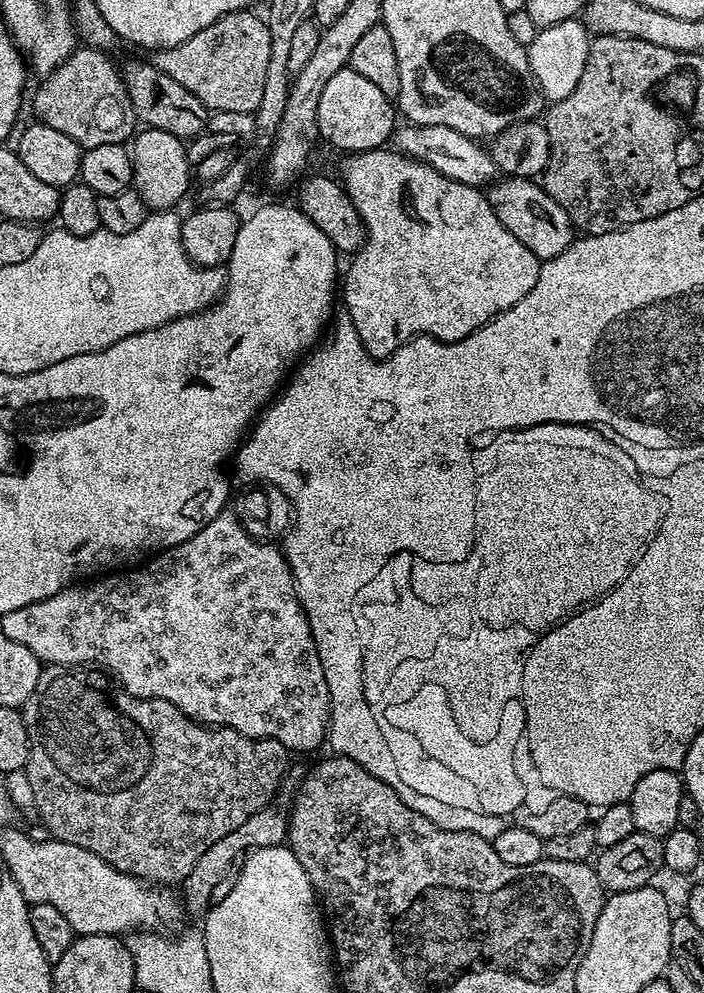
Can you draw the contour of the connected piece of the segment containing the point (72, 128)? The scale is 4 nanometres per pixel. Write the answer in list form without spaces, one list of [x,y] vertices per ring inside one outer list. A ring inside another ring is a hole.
[[[77,47],[49,76],[39,81],[40,86],[32,96],[35,119],[66,134],[66,138],[74,138],[81,149],[131,141],[138,121],[126,94],[121,69],[112,65],[112,59],[109,53],[96,48]]]

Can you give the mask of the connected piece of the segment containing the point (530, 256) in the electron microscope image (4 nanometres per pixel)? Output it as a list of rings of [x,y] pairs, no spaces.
[[[388,146],[369,152],[358,152],[349,155],[345,160],[348,161],[344,164],[342,183],[346,194],[350,194],[350,202],[354,202],[364,223],[364,245],[351,257],[352,265],[349,266],[348,273],[345,276],[343,273],[342,304],[344,300],[345,306],[348,307],[345,308],[346,315],[351,318],[354,330],[358,330],[362,346],[371,356],[383,358],[394,354],[414,336],[433,336],[435,340],[445,340],[447,344],[459,342],[462,338],[474,334],[474,330],[478,330],[482,325],[490,323],[498,314],[510,310],[510,306],[522,302],[522,298],[526,298],[526,294],[534,290],[534,282],[538,282],[541,260],[533,252],[526,250],[526,246],[522,246],[522,242],[518,242],[518,238],[514,238],[514,234],[510,234],[510,230],[506,230],[502,222],[498,222],[498,214],[494,214],[487,195],[479,187],[451,180],[445,174],[432,169],[430,165],[413,160]]]

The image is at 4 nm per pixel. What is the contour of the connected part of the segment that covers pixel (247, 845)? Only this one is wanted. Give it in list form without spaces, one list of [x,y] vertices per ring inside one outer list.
[[[273,802],[267,804],[258,814],[250,814],[238,830],[230,830],[226,838],[218,838],[198,862],[194,862],[194,870],[182,881],[182,903],[189,917],[203,917],[213,903],[224,896],[232,888],[232,884],[240,877],[242,866],[248,861],[248,855],[259,848],[275,848],[283,845],[288,839],[288,818],[290,808],[287,803]]]

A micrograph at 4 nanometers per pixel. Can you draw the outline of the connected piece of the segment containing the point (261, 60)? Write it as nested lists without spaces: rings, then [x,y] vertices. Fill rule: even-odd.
[[[252,10],[243,12],[231,12],[222,18],[218,18],[218,22],[214,22],[210,26],[206,26],[206,30],[202,30],[198,34],[194,34],[194,38],[186,38],[186,42],[182,42],[173,48],[166,48],[155,53],[155,68],[162,70],[166,74],[170,74],[170,78],[174,78],[174,82],[186,86],[186,90],[190,90],[190,94],[194,94],[194,98],[198,98],[198,102],[202,102],[205,108],[212,112],[225,112],[226,110],[234,110],[235,112],[251,112],[255,113],[256,107],[262,102],[262,90],[266,90],[266,69],[270,66],[270,30],[267,23],[263,19],[256,17],[257,13]]]

